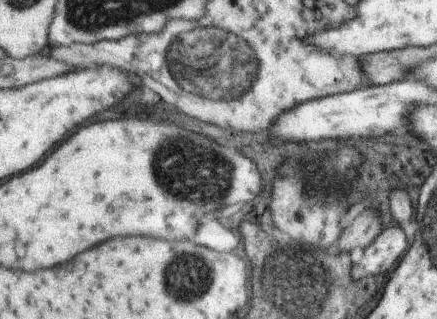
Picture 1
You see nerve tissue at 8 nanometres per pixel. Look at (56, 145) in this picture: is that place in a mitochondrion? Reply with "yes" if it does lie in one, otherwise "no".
no

